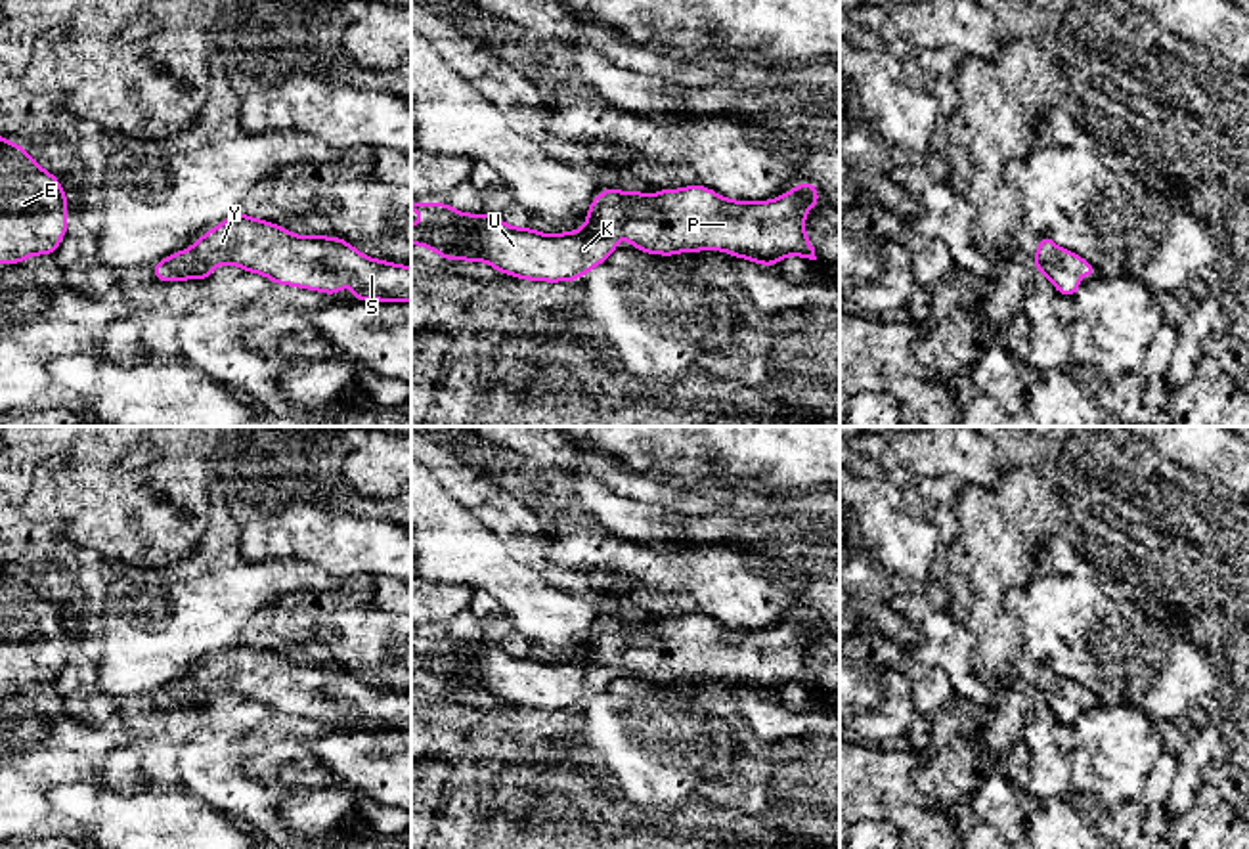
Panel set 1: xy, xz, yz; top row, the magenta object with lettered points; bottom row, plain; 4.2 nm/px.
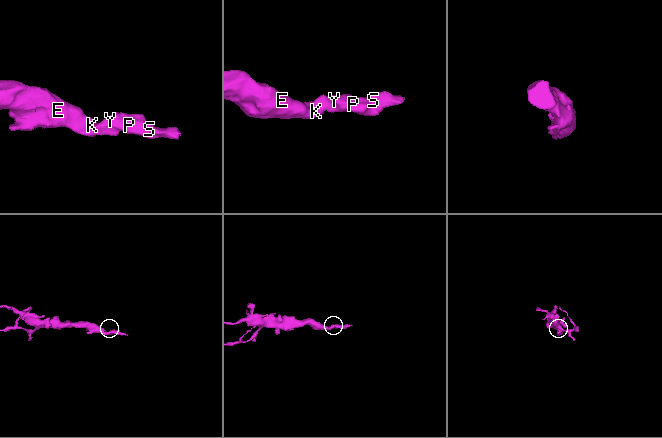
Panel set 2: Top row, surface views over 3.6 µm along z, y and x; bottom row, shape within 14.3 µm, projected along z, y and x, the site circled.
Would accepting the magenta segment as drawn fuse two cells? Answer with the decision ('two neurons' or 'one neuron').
one neuron

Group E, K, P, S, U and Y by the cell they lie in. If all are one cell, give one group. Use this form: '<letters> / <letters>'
E K P S U Y

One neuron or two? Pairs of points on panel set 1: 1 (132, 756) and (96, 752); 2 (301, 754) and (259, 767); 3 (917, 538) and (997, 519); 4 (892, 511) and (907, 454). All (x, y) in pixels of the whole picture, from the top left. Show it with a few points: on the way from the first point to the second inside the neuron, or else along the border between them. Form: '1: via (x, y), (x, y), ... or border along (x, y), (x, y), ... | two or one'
1: border along (146, 748), (113, 748), (102, 761), (98, 783) | two
2: via (291, 754), (276, 754), (268, 761) | one
3: border along (942, 553), (938, 570) | two
4: border along (892, 473), (901, 478) | two

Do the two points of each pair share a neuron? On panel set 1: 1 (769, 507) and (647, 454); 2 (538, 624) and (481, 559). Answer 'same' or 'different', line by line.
1: different
2: same

